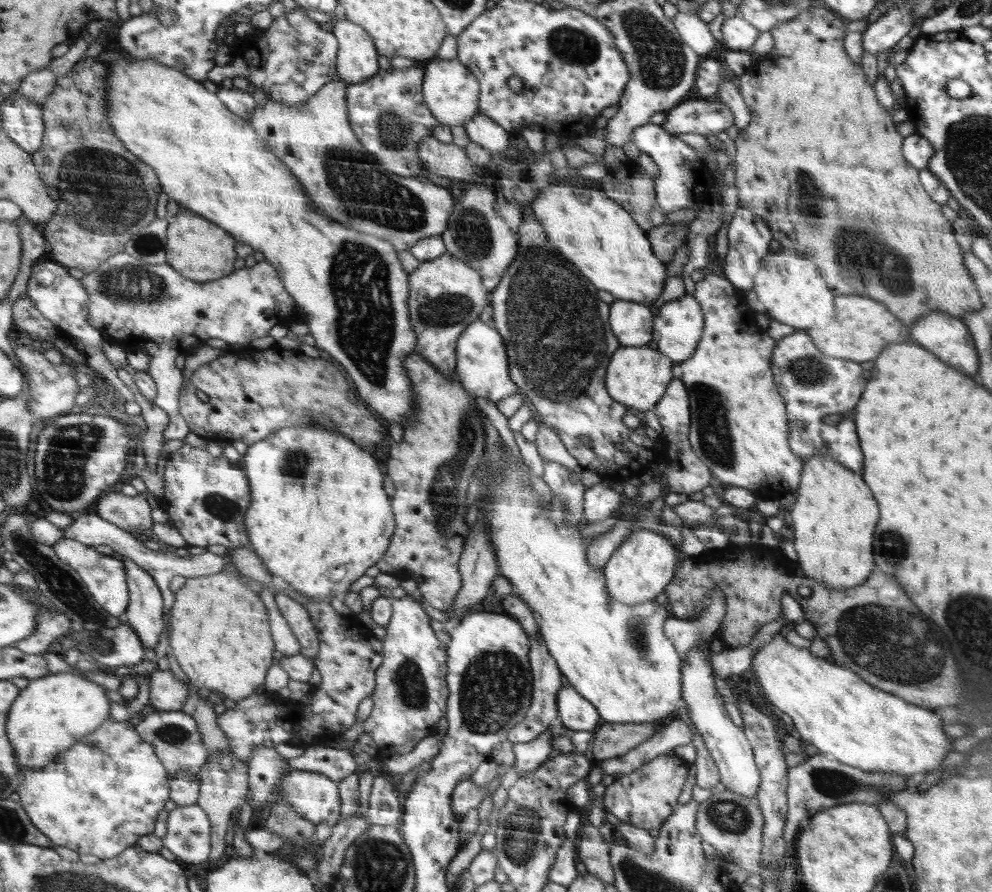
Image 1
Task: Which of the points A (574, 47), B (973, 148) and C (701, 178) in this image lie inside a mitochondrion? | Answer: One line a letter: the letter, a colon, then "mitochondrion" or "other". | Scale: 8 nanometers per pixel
A: mitochondrion
B: mitochondrion
C: other

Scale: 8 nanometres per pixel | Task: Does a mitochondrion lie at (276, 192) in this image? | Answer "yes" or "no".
no

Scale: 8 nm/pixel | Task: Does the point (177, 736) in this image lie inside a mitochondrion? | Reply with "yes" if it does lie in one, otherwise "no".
yes

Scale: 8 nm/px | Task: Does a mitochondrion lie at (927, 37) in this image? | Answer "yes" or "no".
no

